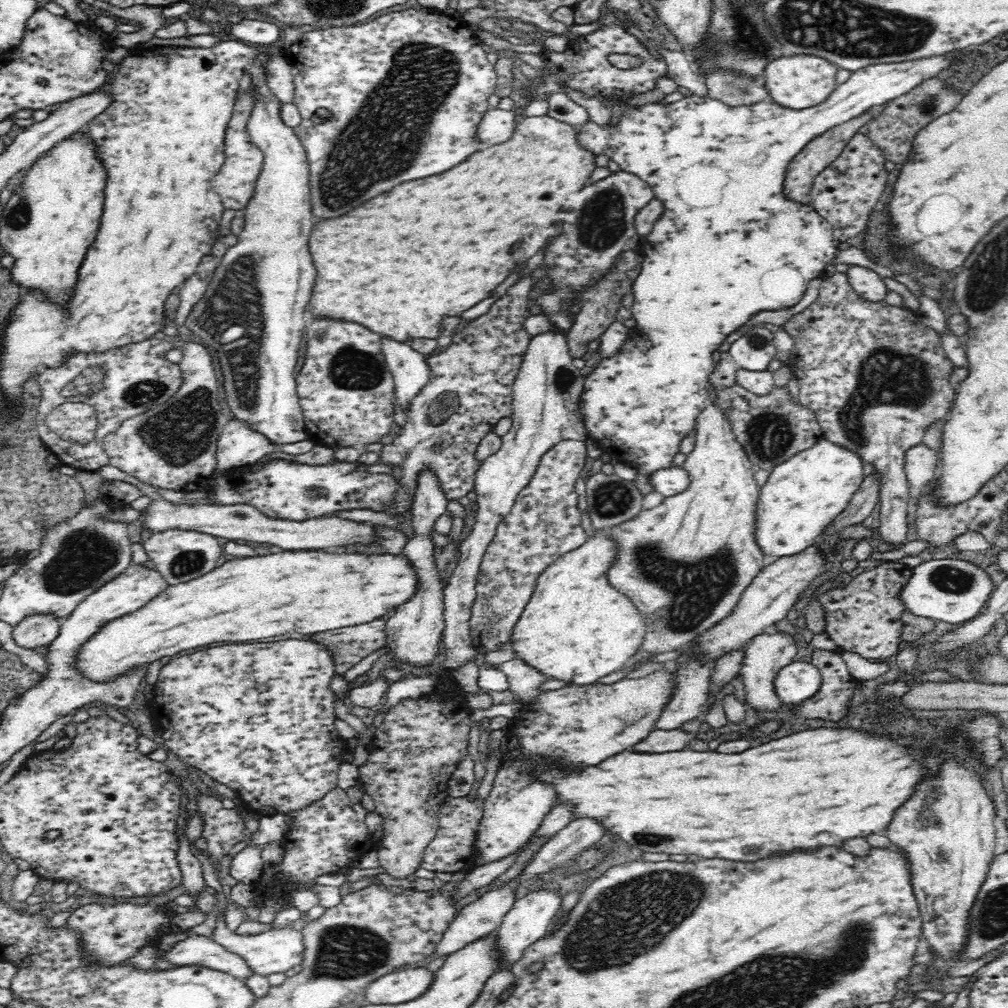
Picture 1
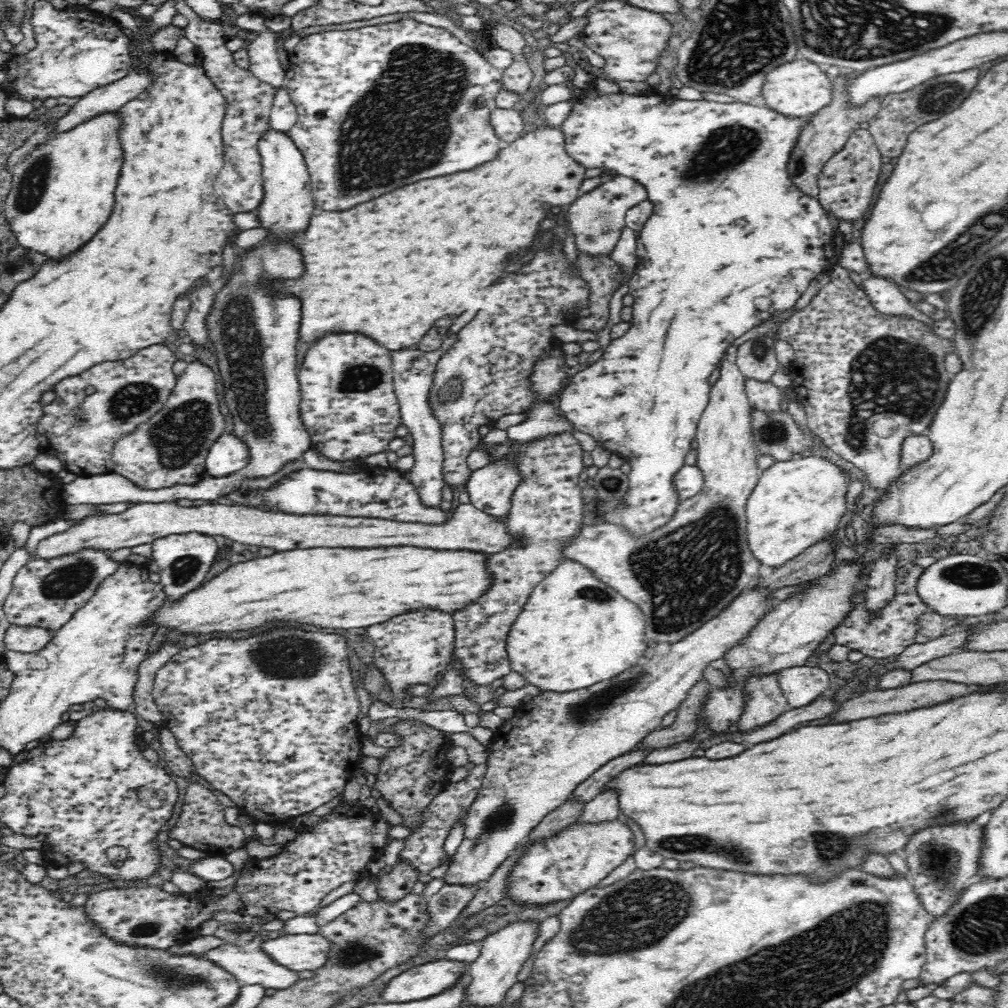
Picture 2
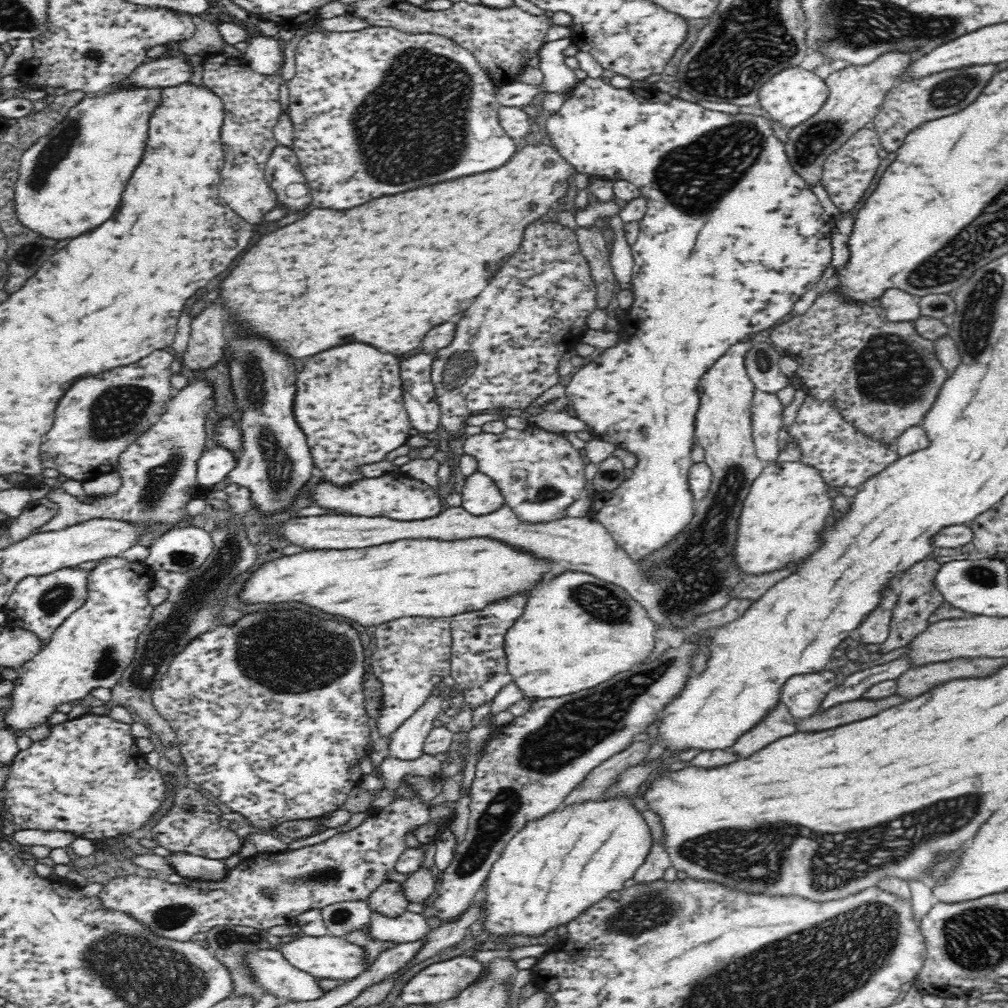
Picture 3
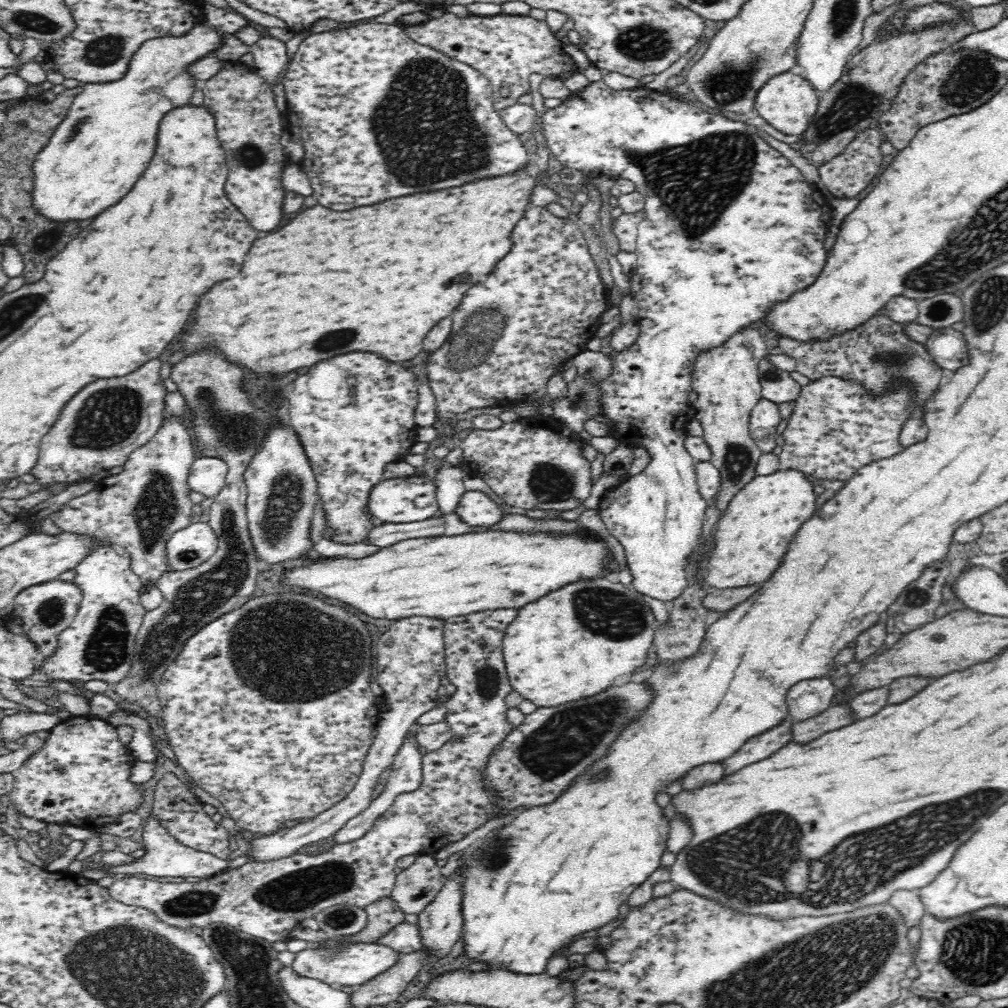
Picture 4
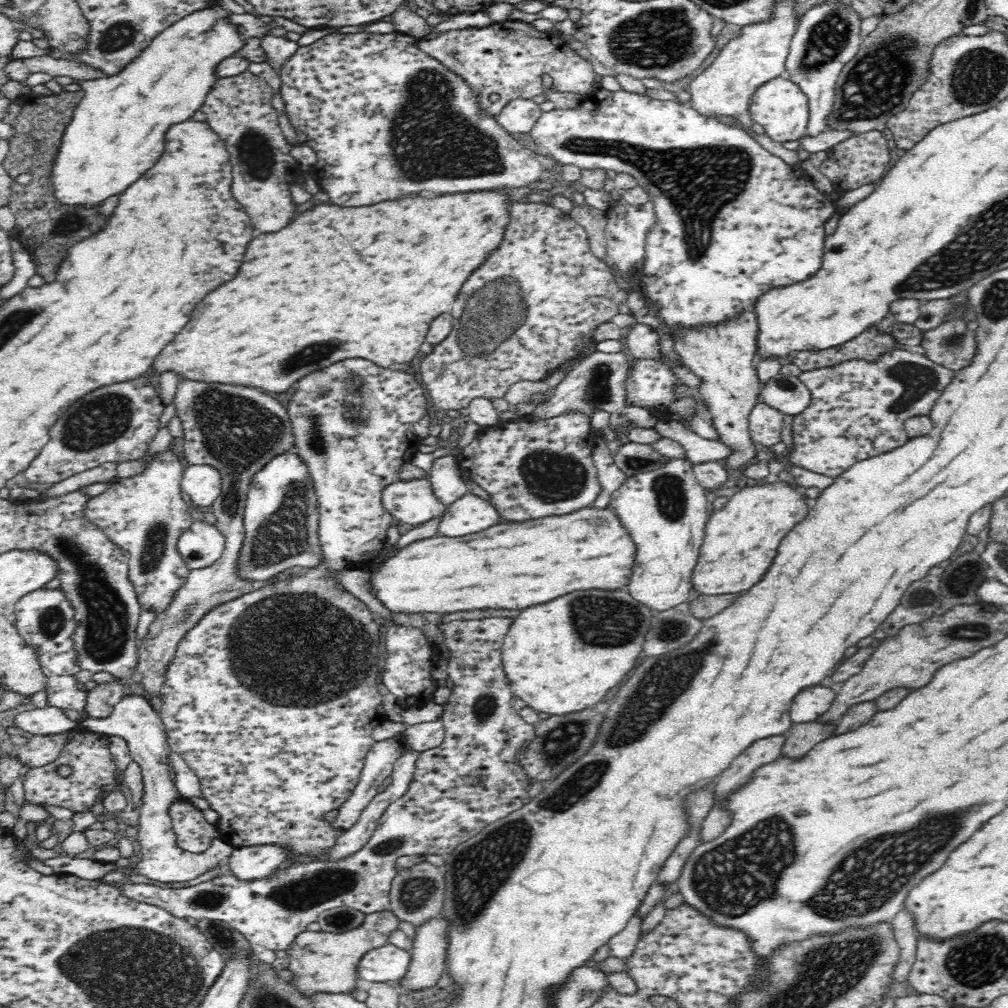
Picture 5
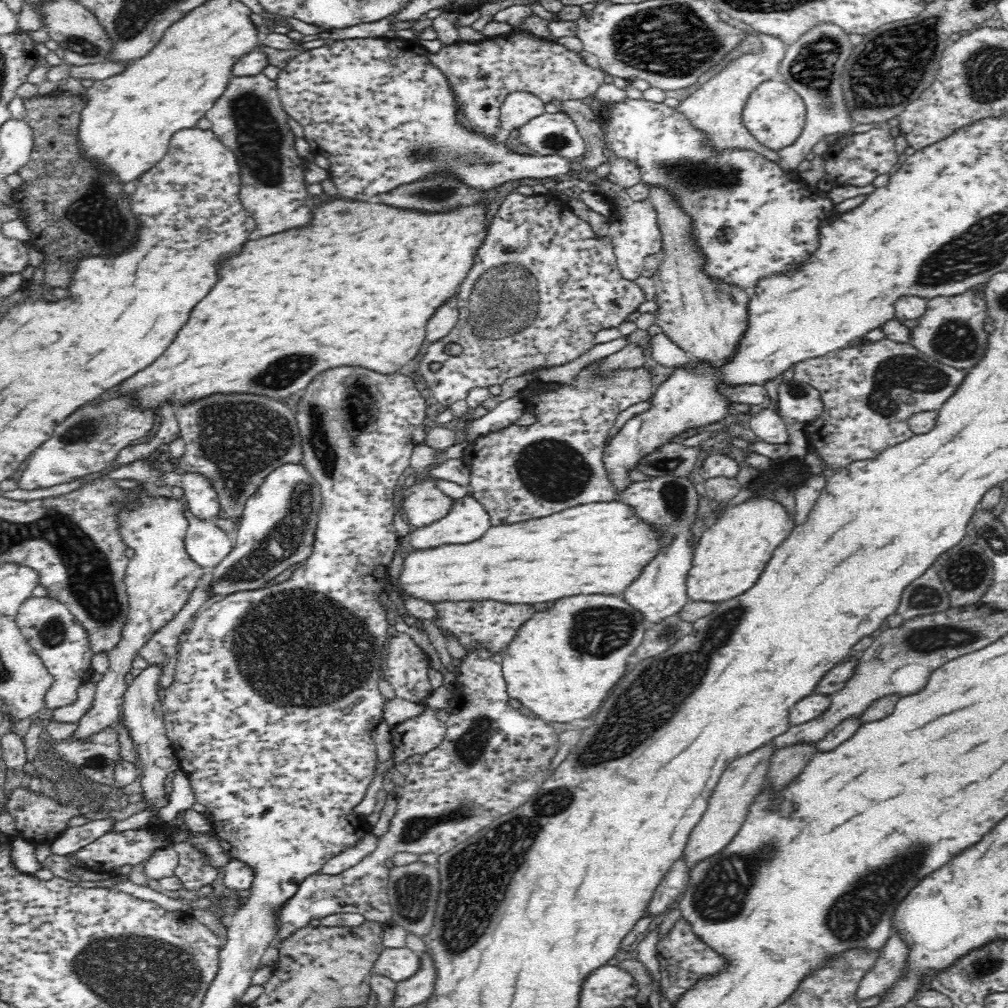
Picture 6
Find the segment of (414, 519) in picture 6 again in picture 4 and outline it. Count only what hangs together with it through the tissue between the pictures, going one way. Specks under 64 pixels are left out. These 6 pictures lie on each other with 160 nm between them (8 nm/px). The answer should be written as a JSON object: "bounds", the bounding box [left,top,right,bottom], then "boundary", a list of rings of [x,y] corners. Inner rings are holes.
{"bounds":[370,474,439,524],"boundary":[[[416,474],[408,478],[391,478],[374,486],[370,494],[370,511],[385,523],[402,524],[435,518],[439,506],[433,481]]]}

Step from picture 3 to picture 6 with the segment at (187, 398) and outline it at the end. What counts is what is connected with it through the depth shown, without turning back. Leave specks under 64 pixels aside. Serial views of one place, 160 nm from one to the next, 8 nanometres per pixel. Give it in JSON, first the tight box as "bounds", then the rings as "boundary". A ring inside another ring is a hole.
{"bounds":[70,487,208,740],"boundary":[[[142,487],[136,491],[143,494],[132,512],[120,510],[120,533],[128,548],[134,549],[134,556],[129,560],[124,584],[129,596],[126,620],[122,625],[119,641],[109,650],[108,671],[96,683],[94,706],[86,716],[77,722],[70,737],[85,740],[112,727],[119,719],[123,696],[128,688],[124,677],[132,670],[132,660],[136,652],[146,642],[174,620],[174,616],[190,602],[190,594],[200,585],[208,571],[188,555],[185,538],[188,534],[188,520],[184,515],[184,505],[172,497],[150,497]]]}

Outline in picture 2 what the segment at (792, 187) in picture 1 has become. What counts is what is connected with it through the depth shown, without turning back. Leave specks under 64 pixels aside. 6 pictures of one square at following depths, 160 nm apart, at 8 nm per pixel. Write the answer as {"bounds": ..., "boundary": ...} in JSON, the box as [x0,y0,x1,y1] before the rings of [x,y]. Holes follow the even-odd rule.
{"bounds":[787,70,881,196],"boundary":[[[847,70],[842,71],[840,76],[836,76],[832,80],[834,86],[831,101],[816,112],[816,114],[809,116],[795,138],[795,143],[787,164],[787,170],[794,183],[808,196],[819,196],[819,174],[822,167],[830,160],[830,157],[844,148],[850,135],[855,130],[860,129],[860,124],[864,124],[864,122],[868,123],[871,118],[874,118],[878,114],[881,104],[880,96],[870,97],[863,103],[852,103],[850,101],[848,86],[852,84],[852,80],[857,80],[860,74],[860,71]]]}

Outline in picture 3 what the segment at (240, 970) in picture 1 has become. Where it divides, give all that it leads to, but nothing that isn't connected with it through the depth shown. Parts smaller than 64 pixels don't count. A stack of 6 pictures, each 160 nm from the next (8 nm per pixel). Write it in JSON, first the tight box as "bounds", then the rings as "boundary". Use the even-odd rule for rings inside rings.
{"bounds":[246,950,326,1002],"boundary":[[[258,950],[246,954],[256,979],[281,1001],[310,1002],[326,996],[318,978],[292,966],[280,950]]]}

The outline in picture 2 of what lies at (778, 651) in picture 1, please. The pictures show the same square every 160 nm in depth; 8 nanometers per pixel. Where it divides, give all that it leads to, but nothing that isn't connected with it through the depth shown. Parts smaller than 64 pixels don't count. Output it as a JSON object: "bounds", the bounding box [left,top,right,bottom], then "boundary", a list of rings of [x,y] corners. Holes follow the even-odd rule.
{"bounds":[738,674,791,734],"boundary":[[[772,674],[764,678],[750,678],[746,682],[748,700],[744,714],[738,721],[738,734],[748,734],[756,728],[772,724],[778,716],[791,709],[777,678],[778,675]]]}

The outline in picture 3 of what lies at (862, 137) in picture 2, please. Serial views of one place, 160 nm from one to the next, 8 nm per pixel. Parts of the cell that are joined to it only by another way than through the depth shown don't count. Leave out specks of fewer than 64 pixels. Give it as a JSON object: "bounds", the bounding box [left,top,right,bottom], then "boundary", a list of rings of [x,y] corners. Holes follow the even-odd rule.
{"bounds":[820,127,881,212],"boundary":[[[862,127],[858,129],[836,152],[830,154],[826,158],[823,165],[822,178],[820,184],[825,188],[829,194],[830,199],[834,204],[842,211],[848,212],[860,202],[860,198],[866,194],[870,182],[874,180],[876,176],[876,170],[880,166],[880,156],[878,151],[880,150],[881,142],[879,141],[878,133],[875,130]]]}

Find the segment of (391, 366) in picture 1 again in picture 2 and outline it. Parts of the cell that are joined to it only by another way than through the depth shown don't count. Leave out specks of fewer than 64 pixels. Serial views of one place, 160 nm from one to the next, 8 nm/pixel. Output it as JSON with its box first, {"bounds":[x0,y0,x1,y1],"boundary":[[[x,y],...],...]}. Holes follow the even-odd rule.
{"bounds":[391,333,458,505],"boundary":[[[458,333],[443,335],[441,347],[432,351],[402,349],[391,351],[394,375],[394,389],[399,400],[400,413],[403,424],[409,430],[408,440],[412,444],[415,463],[408,477],[417,486],[420,499],[426,505],[439,505],[442,502],[442,488],[445,486],[443,479],[443,446],[442,429],[437,414],[429,402],[430,388],[438,360],[446,354],[458,340]]]}

